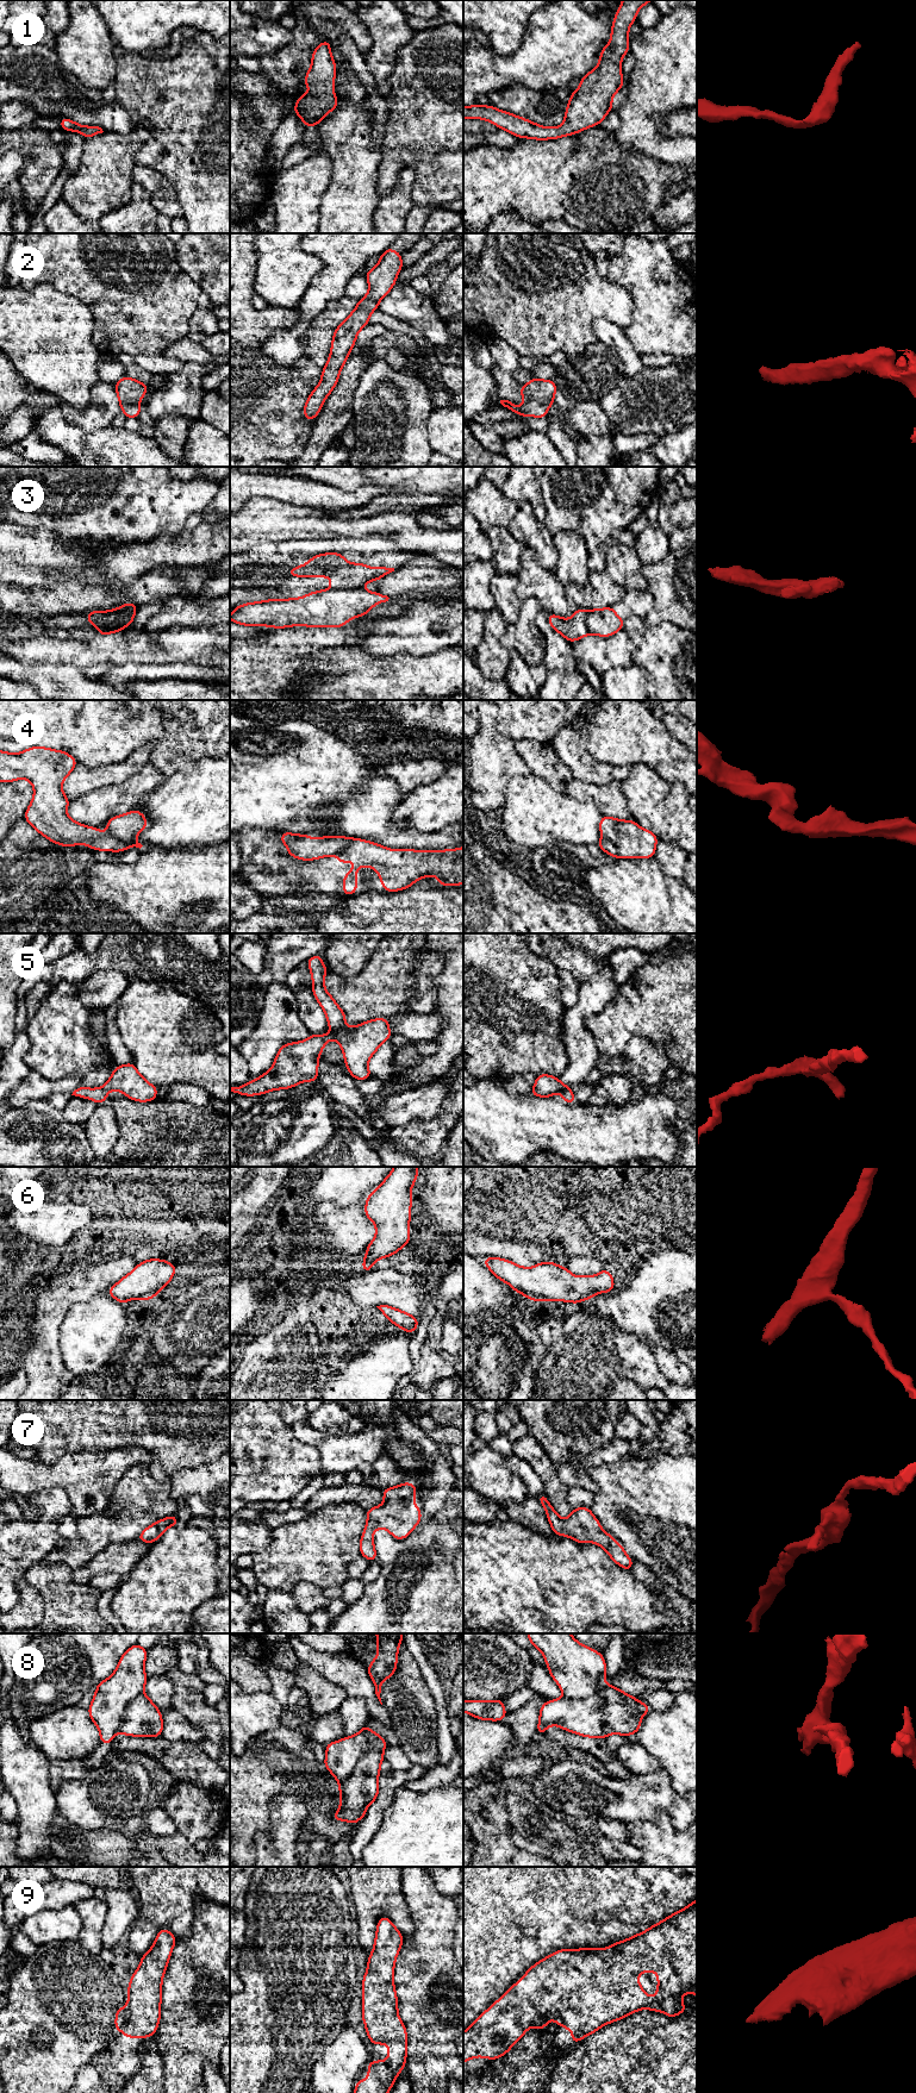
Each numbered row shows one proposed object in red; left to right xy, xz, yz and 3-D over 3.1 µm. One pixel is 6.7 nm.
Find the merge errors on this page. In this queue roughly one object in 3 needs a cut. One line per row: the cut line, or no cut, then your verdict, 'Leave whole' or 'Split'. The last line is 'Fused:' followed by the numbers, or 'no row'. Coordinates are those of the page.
1: No split. Leave whole
2: No split. Leave whole
3: Split along xy (92, 612), (134, 613). Split
4: Split along yz (602, 837), (615, 845), (618, 856). Split
5: Split along xz (331, 1030), (337, 1039). Split
6: No split. Leave whole
7: No split. Leave whole
8: Split along xz (361, 1730), (367, 1738), (367, 1751), (354, 1770), (338, 1784). Split
9: No split. Leave whole
Fused: 3, 4, 5, 8

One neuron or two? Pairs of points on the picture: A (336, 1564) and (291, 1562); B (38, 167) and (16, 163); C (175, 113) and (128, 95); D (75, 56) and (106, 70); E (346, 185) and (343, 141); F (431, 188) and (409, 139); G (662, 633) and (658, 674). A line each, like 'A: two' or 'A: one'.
A: one
B: two
C: one
D: one
E: one
F: one
G: one

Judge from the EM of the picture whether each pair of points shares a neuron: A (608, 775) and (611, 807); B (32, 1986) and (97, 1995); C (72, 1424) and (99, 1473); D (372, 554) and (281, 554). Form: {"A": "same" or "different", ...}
{"A": "different", "B": "same", "C": "different", "D": "same"}

